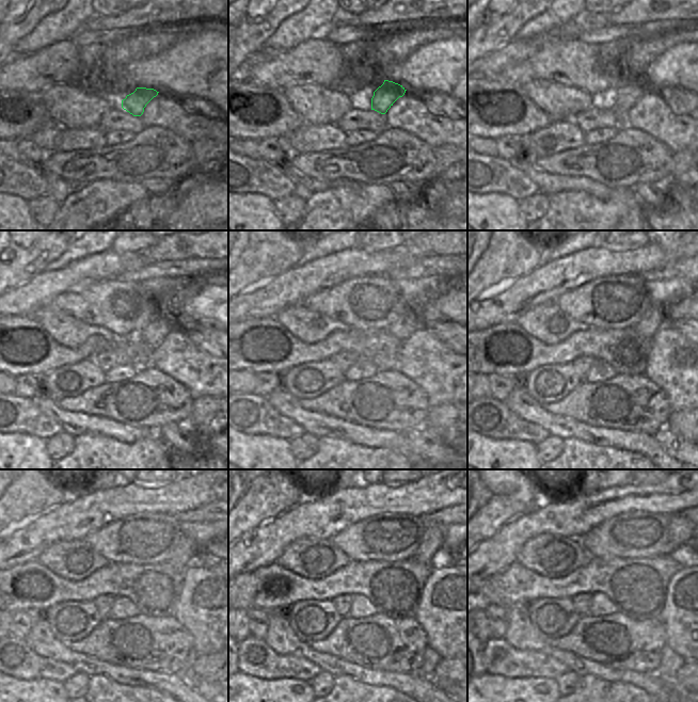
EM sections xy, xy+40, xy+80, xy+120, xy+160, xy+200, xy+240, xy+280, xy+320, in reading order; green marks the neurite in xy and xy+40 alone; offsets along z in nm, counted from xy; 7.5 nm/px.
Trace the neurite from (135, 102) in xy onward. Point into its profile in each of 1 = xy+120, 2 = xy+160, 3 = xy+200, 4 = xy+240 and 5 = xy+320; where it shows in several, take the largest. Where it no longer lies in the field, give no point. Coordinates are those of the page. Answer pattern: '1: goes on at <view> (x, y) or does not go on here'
1: goes on at xy+120 (157, 330)
2: goes on at xy+160 (411, 320)
3: goes on at xy+200 (651, 322)
4: goes on at xy+240 (186, 548)
5: goes on at xy+320 (680, 529)

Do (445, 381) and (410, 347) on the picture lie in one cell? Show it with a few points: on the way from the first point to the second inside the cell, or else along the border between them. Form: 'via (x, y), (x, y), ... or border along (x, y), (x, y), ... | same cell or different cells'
via (437, 372), (418, 354) | same cell

